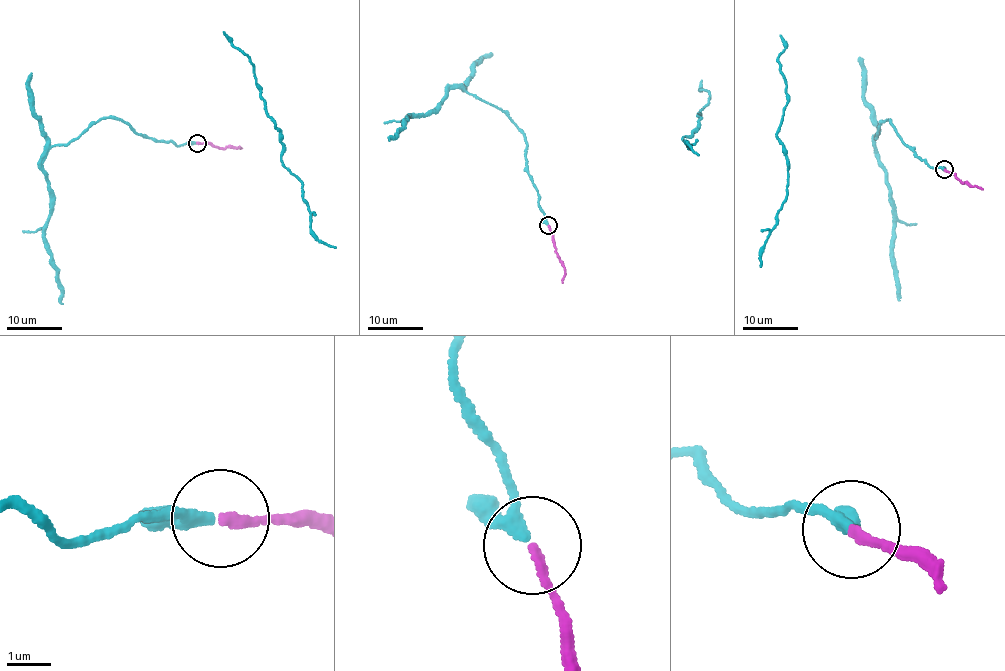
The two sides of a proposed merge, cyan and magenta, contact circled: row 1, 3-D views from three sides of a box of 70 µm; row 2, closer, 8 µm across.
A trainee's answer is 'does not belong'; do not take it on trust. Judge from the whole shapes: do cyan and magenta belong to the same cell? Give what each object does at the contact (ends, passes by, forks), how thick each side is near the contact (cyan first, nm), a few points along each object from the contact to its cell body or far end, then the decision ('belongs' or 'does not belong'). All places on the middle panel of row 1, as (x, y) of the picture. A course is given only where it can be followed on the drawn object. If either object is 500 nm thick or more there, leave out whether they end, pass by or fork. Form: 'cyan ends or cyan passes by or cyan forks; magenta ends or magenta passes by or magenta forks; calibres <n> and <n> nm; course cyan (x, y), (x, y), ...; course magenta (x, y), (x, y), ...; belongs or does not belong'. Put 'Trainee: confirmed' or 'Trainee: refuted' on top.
Trainee: refuted
cyan passes by; magenta ends; calibres 200 and 200 nm; course cyan (548, 224), (520, 130), (509, 114), (459, 87), (446, 91), (434, 109), (405, 118), (389, 141); course magenta (548, 225), (564, 269), (563, 283); belongs

